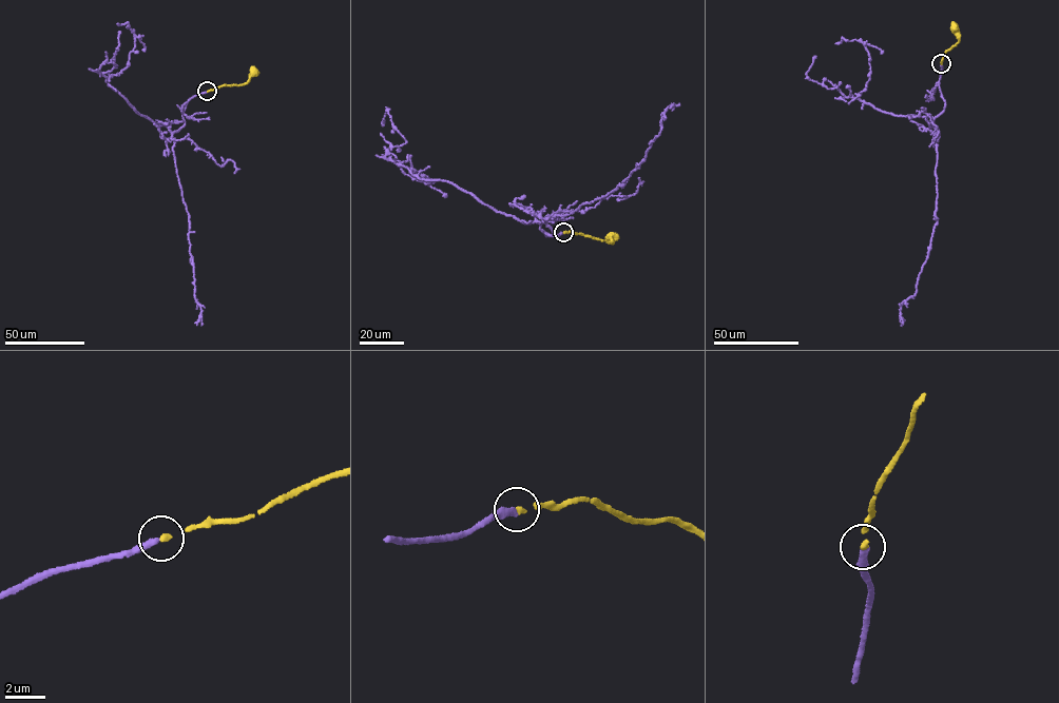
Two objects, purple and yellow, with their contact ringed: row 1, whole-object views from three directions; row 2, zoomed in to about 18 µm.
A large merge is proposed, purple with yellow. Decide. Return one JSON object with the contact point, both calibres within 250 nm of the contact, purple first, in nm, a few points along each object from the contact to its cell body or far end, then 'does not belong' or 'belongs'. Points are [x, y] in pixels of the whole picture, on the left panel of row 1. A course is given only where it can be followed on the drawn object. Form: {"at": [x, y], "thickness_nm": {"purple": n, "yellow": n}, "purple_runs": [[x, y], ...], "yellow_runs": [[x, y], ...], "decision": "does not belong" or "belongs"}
{"at": [207, 91], "thickness_nm": {"purple": 340, "yellow": 220}, "purple_runs": [[207, 92], [187, 102], [185, 124], [172, 134], [200, 308], [194, 323]], "yellow_runs": [[207, 92], [224, 85], [244, 84], [254, 72]], "decision": "belongs"}

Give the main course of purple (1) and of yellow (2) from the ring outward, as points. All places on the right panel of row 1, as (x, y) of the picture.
1: (941, 64), (939, 86), (945, 103), (932, 120), (937, 223), (916, 294), (901, 307), (903, 324)
2: (941, 63), (945, 52), (959, 42), (955, 27)

